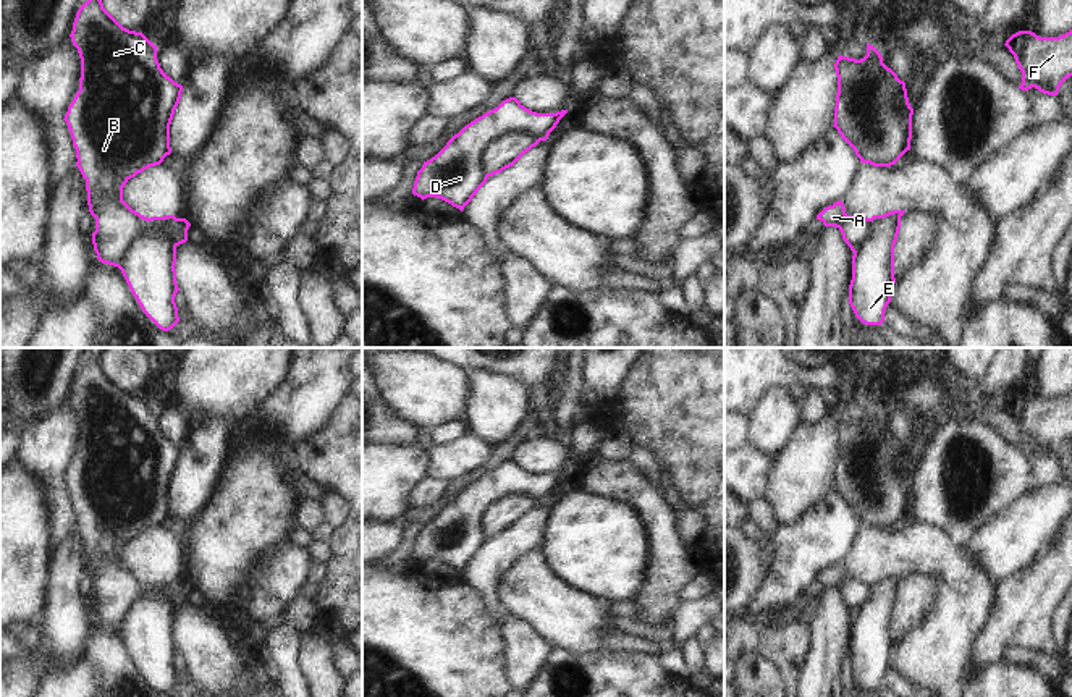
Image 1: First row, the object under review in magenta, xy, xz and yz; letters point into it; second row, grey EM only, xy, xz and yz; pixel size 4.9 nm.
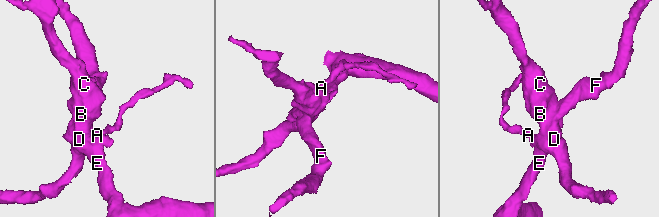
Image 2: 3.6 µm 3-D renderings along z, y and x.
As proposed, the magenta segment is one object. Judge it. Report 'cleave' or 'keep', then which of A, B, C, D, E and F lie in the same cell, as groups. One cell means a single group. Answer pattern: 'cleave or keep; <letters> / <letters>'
cleave; A B C D / E F

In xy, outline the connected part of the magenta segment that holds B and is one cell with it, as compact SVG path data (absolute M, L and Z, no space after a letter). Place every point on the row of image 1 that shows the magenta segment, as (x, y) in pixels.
M102 0L81 5L70 37L81 58L81 78L63 120L76 149L76 167L86 180L89 212L95 218L94 251L99 262L118 267L149 230L149 218L123 201L123 188L171 154L170 125L183 86L160 68L157 45L142 32L123 27Z

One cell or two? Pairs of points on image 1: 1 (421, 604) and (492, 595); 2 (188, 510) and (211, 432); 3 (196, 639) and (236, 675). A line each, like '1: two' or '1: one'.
1: two
2: one
3: one

